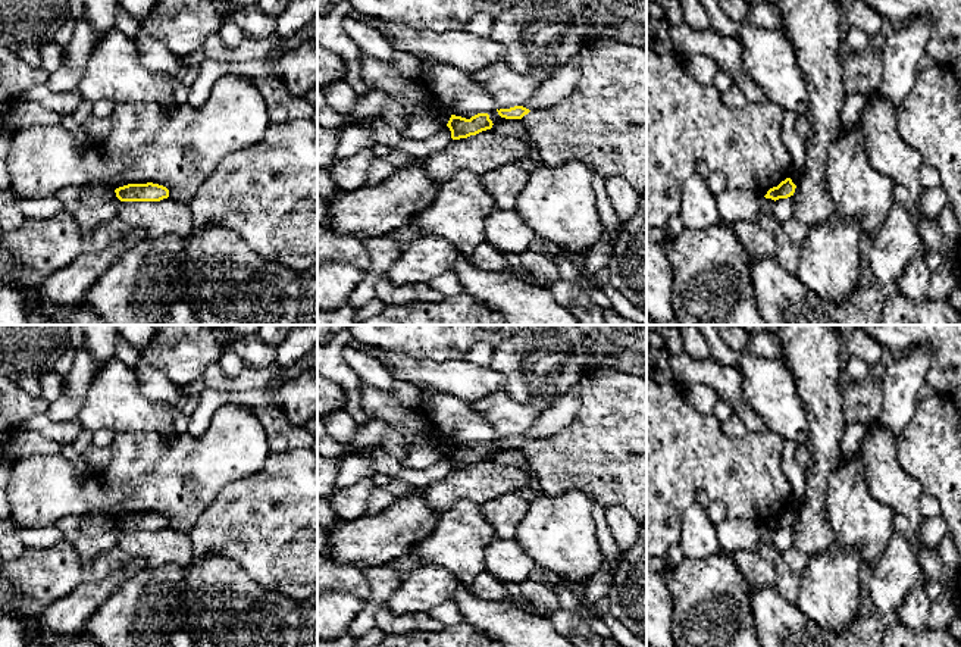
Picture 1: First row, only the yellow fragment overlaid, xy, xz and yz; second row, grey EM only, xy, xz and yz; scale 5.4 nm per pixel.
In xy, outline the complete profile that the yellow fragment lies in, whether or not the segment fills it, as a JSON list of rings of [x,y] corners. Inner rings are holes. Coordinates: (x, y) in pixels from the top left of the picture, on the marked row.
[[[128,184],[115,190],[120,201],[160,201],[169,197],[169,190],[163,185],[147,184]]]

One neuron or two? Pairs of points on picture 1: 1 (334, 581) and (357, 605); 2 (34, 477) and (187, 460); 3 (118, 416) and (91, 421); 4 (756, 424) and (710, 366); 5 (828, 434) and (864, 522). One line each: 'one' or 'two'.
1: two
2: one
3: one
4: one
5: two

